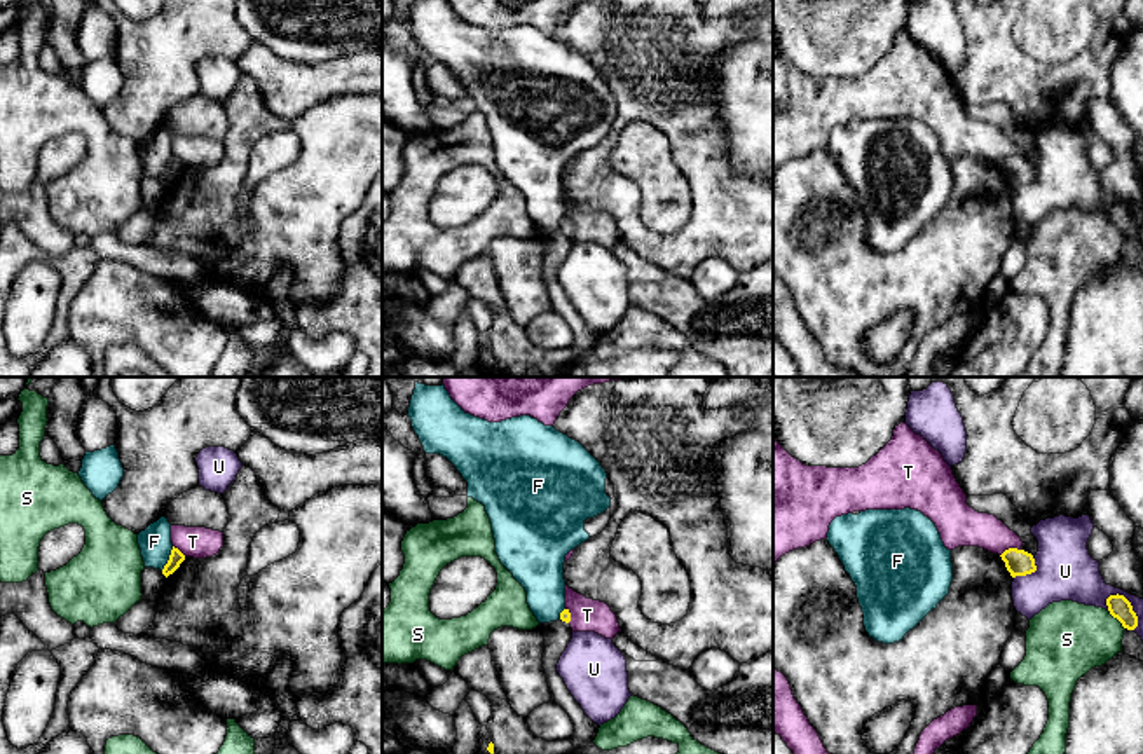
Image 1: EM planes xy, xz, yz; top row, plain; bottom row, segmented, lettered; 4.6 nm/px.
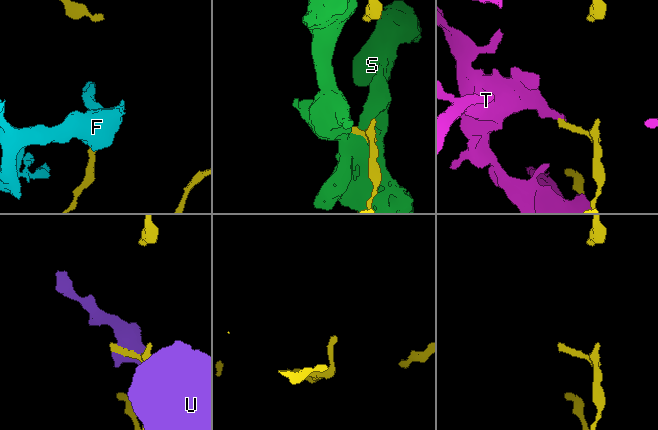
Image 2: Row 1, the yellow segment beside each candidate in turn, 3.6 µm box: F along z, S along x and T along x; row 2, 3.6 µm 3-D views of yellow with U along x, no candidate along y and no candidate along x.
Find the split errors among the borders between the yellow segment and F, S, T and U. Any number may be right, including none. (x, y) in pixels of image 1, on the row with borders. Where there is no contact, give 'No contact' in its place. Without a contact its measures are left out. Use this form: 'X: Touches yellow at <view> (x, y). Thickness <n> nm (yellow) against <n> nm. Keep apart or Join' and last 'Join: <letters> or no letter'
F: Touches yellow at xy (170, 559). Thickness 70 nm (yellow) against 150 nm. Keep apart
S: Touches yellow at yz (1117, 618). Thickness 100 nm (yellow) against 340 nm. Keep apart
T: Touches yellow at yz (1009, 548). Thickness 120 nm (yellow) against 190 nm. Keep apart
U: Touches yellow at yz (1131, 606). Thickness 100 nm (yellow) against 180 nm. Keep apart
Join: no letter

